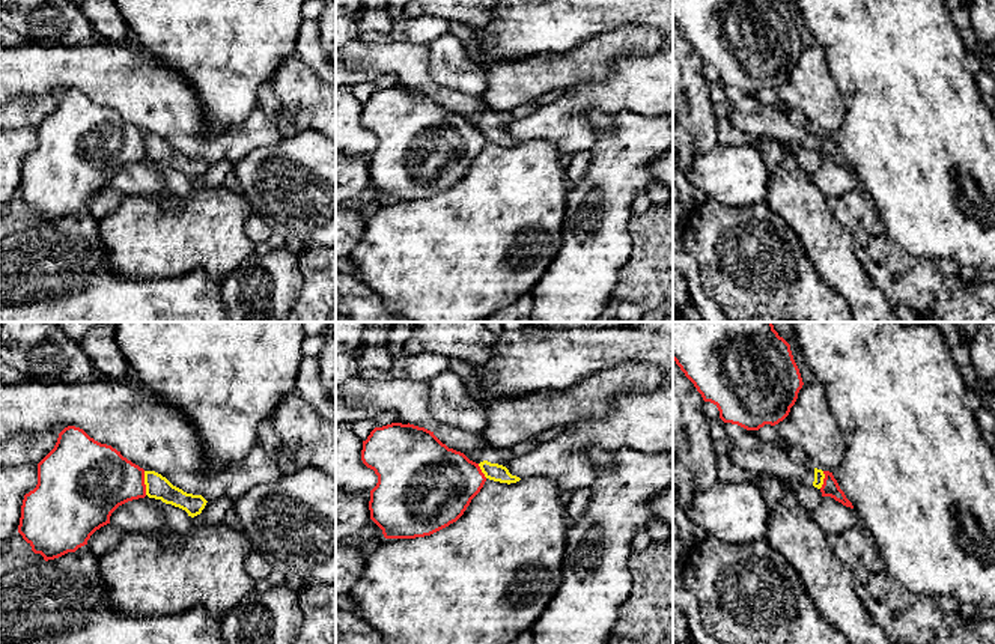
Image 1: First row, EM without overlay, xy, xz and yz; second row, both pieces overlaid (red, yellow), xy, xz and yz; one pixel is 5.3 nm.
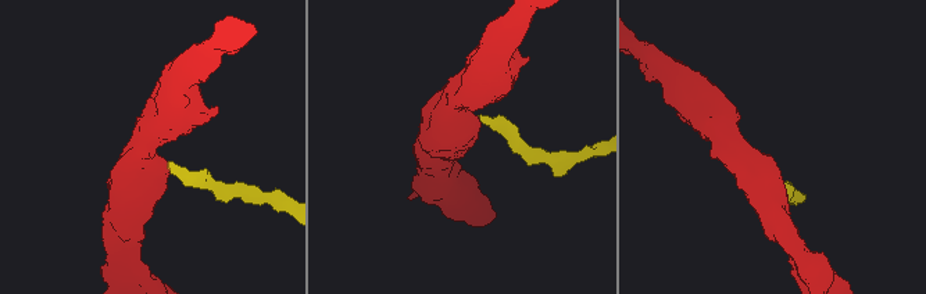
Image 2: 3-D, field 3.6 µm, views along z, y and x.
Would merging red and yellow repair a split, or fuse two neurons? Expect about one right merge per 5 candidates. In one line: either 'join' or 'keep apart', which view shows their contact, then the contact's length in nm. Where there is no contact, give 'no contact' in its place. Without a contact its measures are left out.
keep apart; meets red in xy; contact 130 nm long

